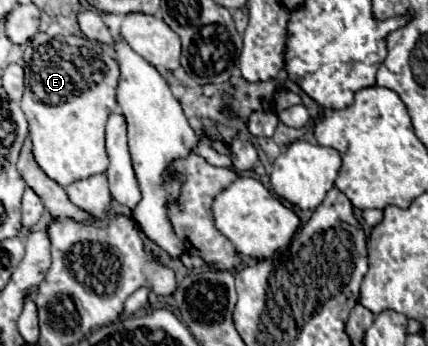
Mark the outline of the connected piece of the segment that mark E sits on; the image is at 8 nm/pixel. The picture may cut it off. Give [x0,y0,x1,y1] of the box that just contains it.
[22,33,120,187]

